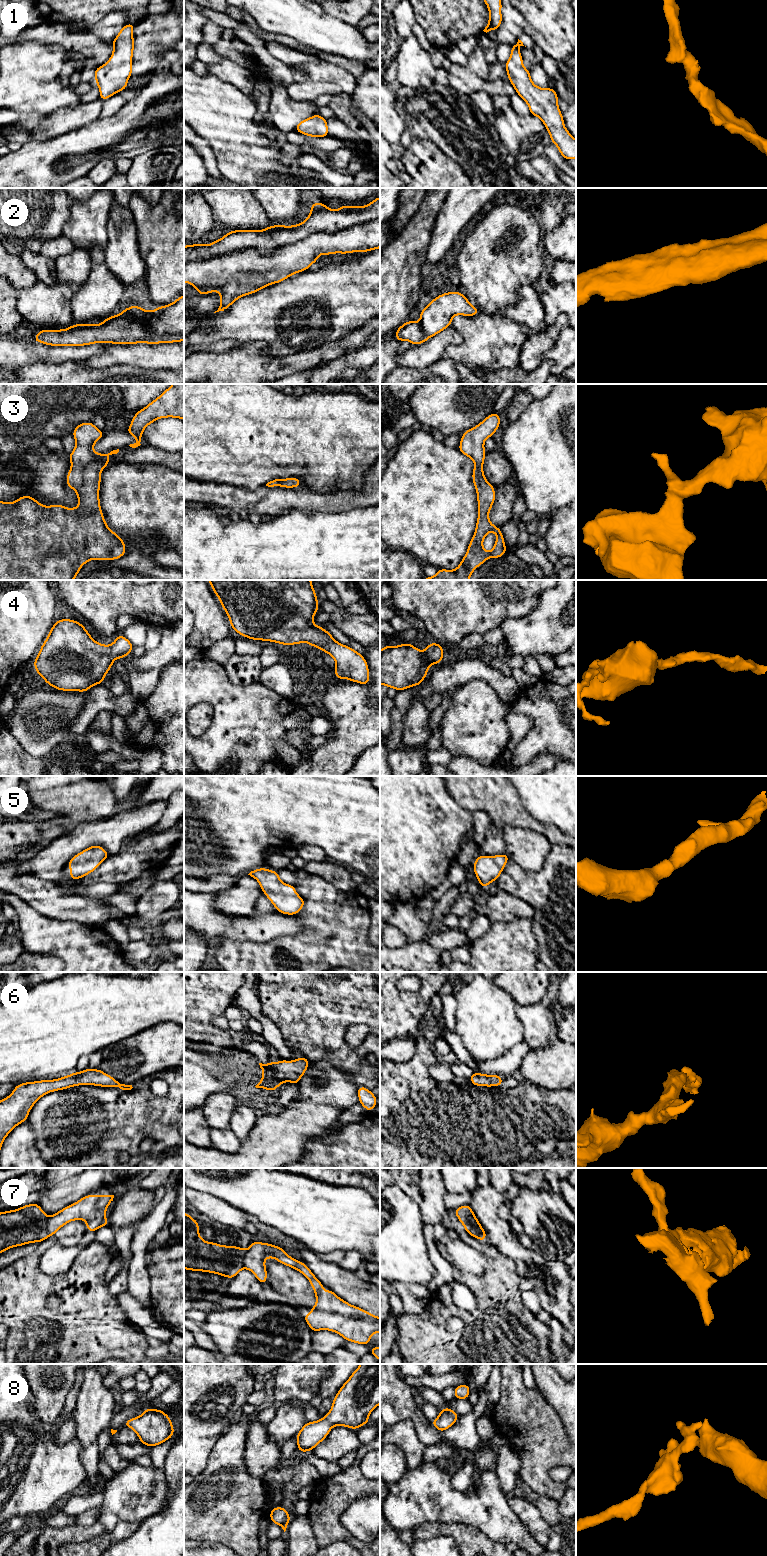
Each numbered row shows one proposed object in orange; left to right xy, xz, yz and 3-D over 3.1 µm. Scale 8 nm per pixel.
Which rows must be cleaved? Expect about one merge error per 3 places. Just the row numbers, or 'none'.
2, 7

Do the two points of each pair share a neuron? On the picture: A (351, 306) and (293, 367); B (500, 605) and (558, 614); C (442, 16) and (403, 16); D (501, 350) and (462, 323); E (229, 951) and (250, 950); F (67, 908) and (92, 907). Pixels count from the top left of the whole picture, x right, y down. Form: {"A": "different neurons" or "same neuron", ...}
{"A": "different neurons", "B": "different neurons", "C": "different neurons", "D": "same neuron", "E": "same neuron", "F": "same neuron"}

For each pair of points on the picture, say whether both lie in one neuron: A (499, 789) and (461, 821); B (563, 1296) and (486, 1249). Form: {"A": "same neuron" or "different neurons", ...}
{"A": "different neurons", "B": "different neurons"}

